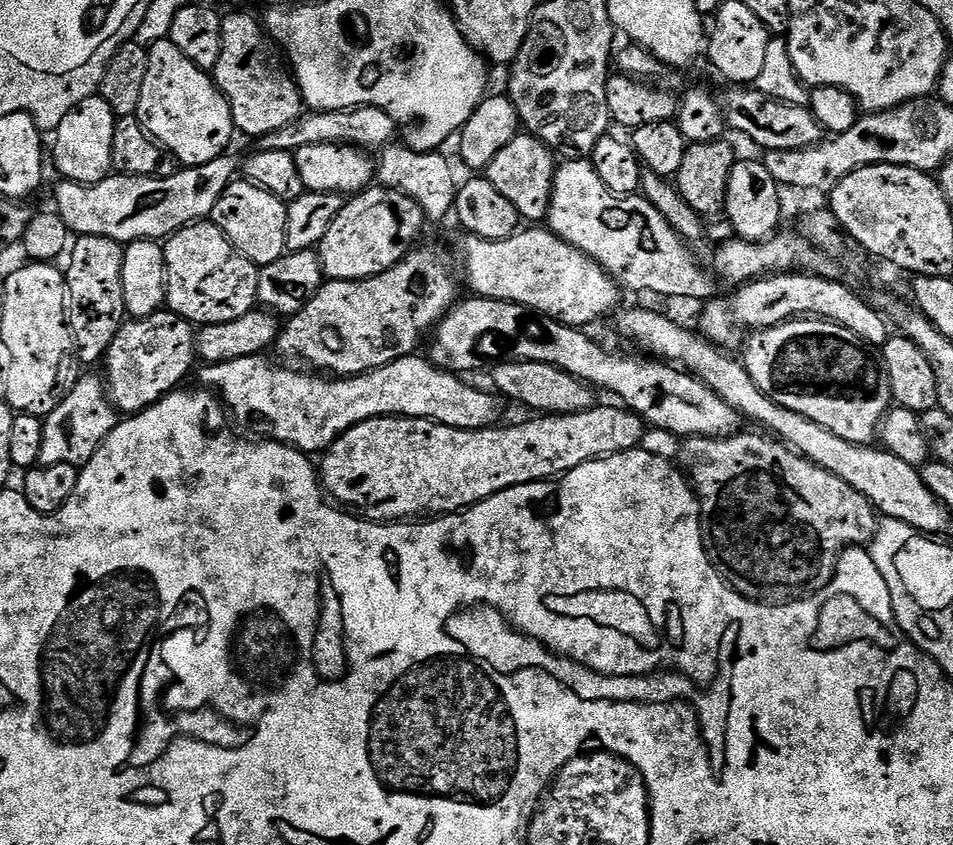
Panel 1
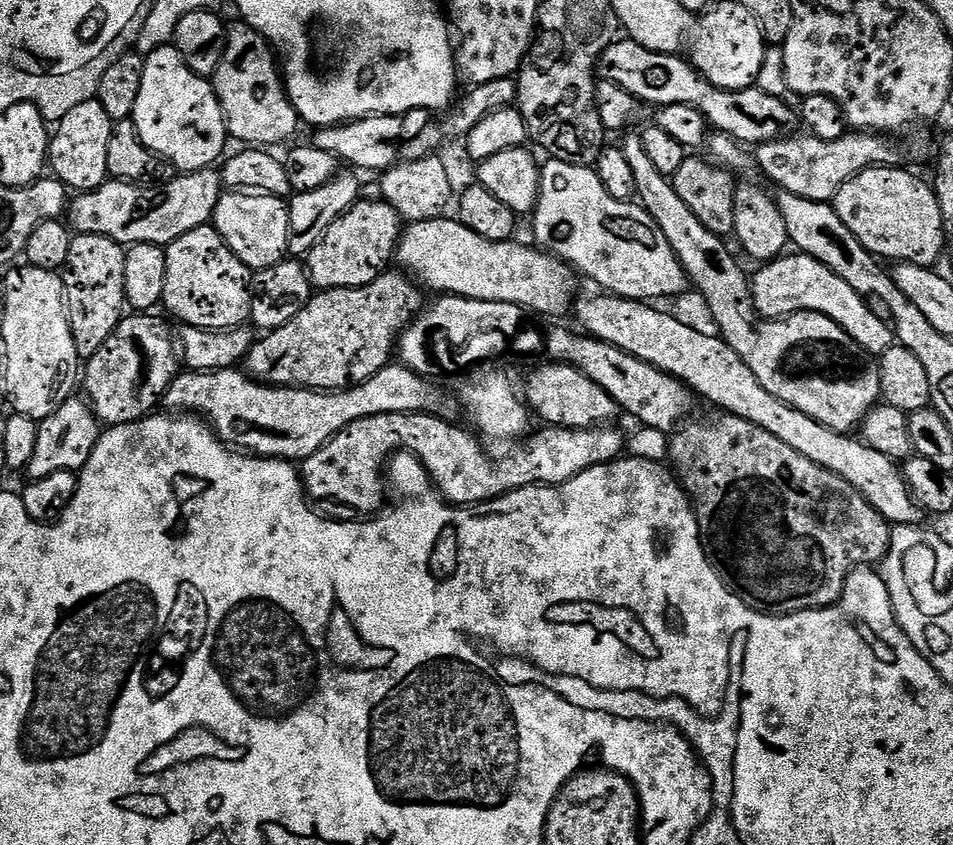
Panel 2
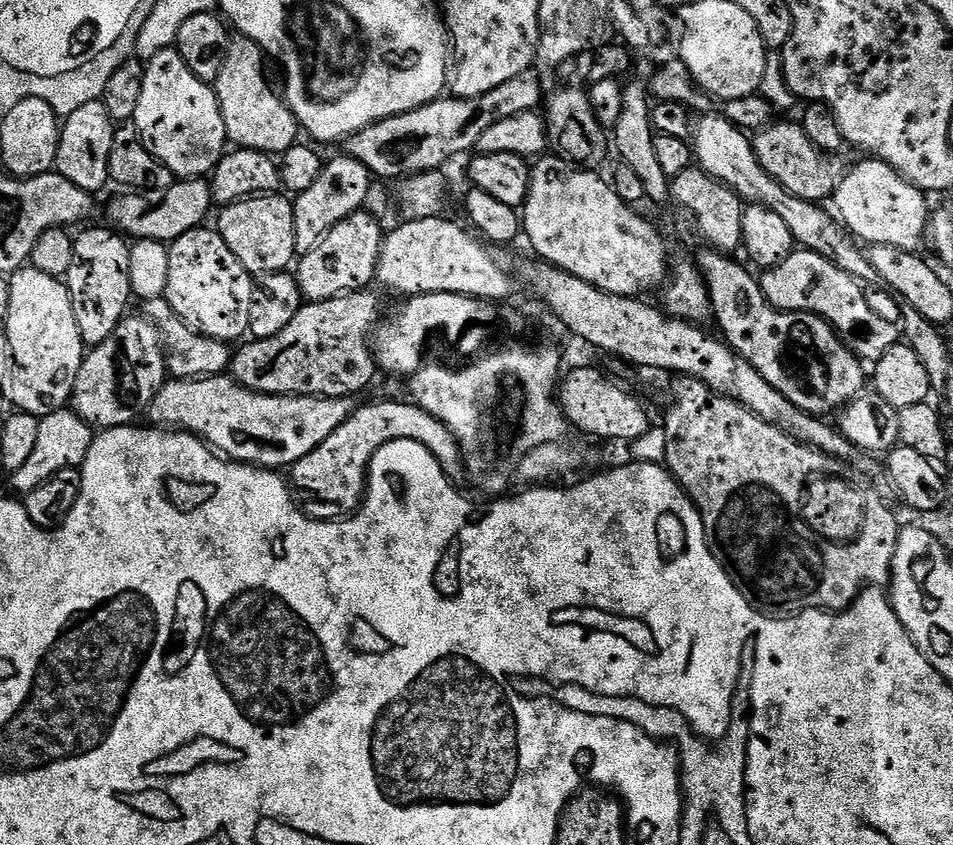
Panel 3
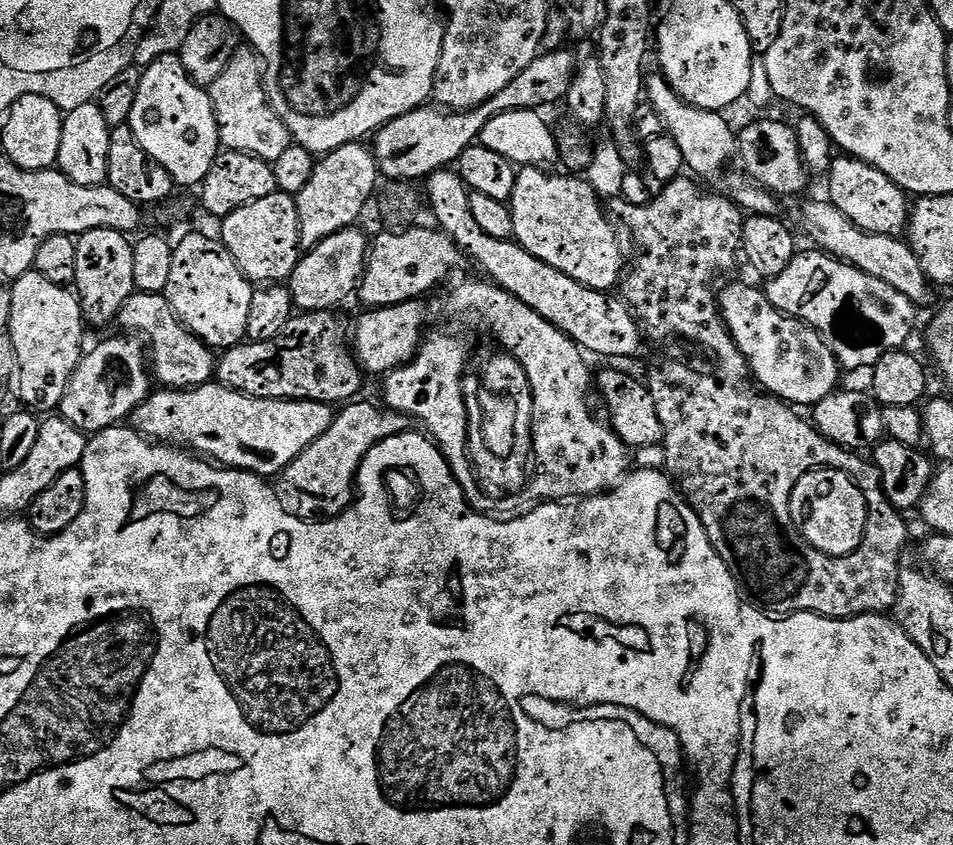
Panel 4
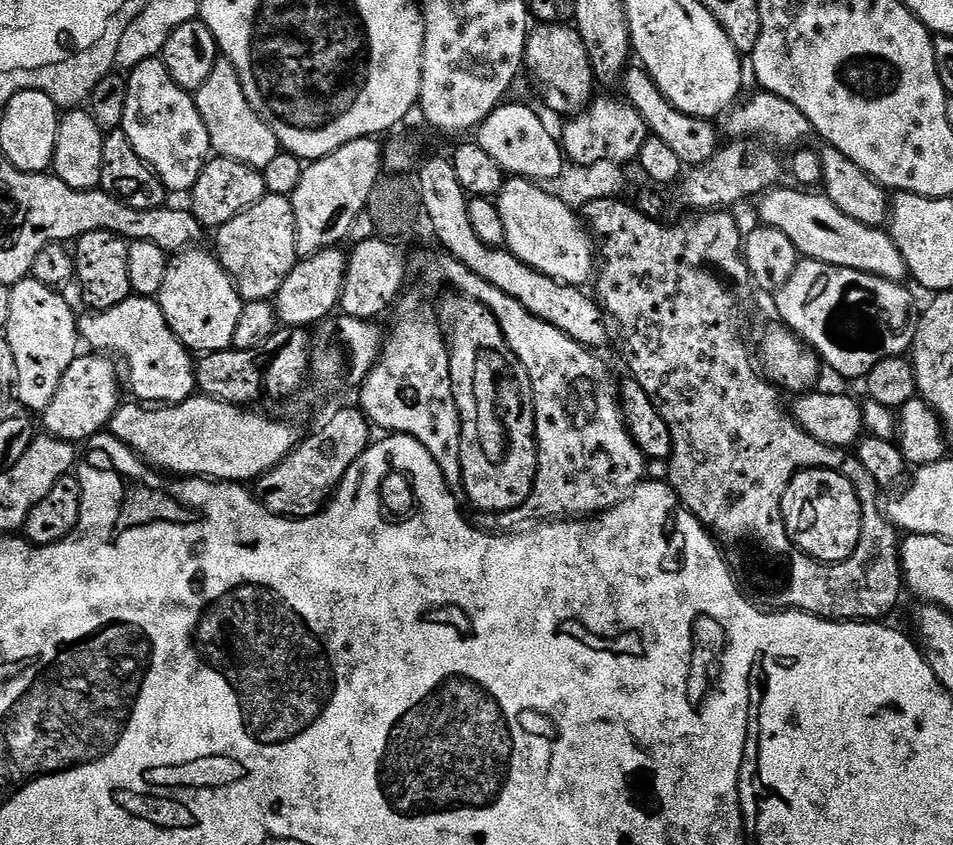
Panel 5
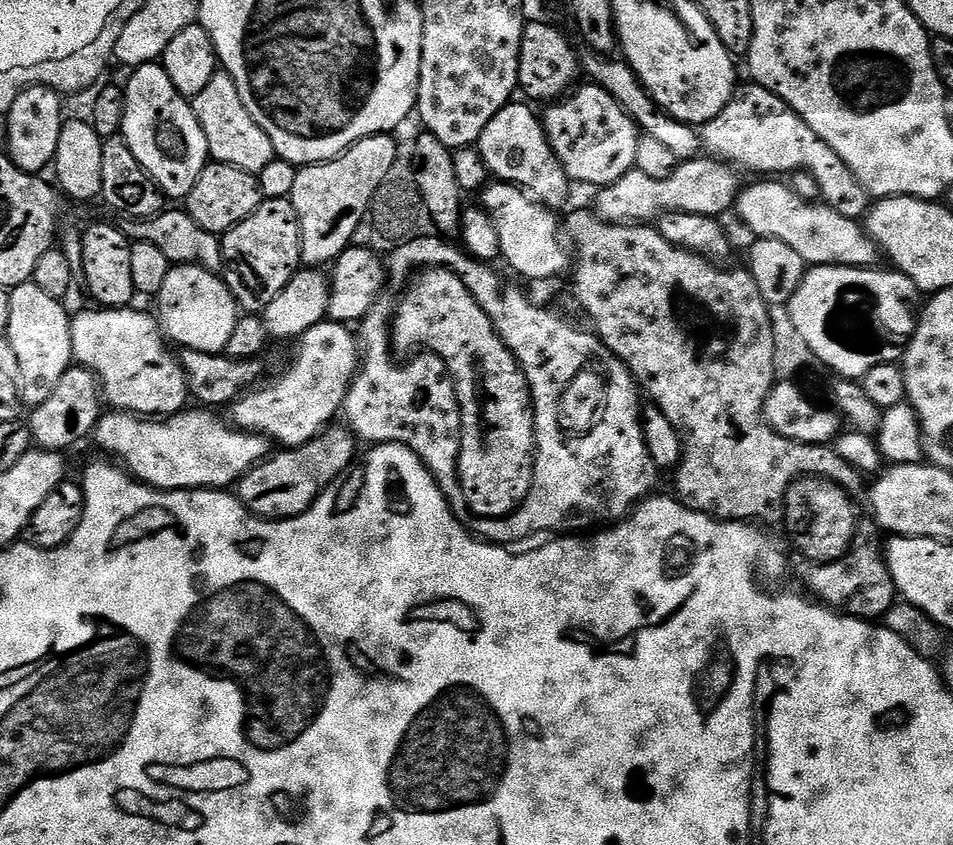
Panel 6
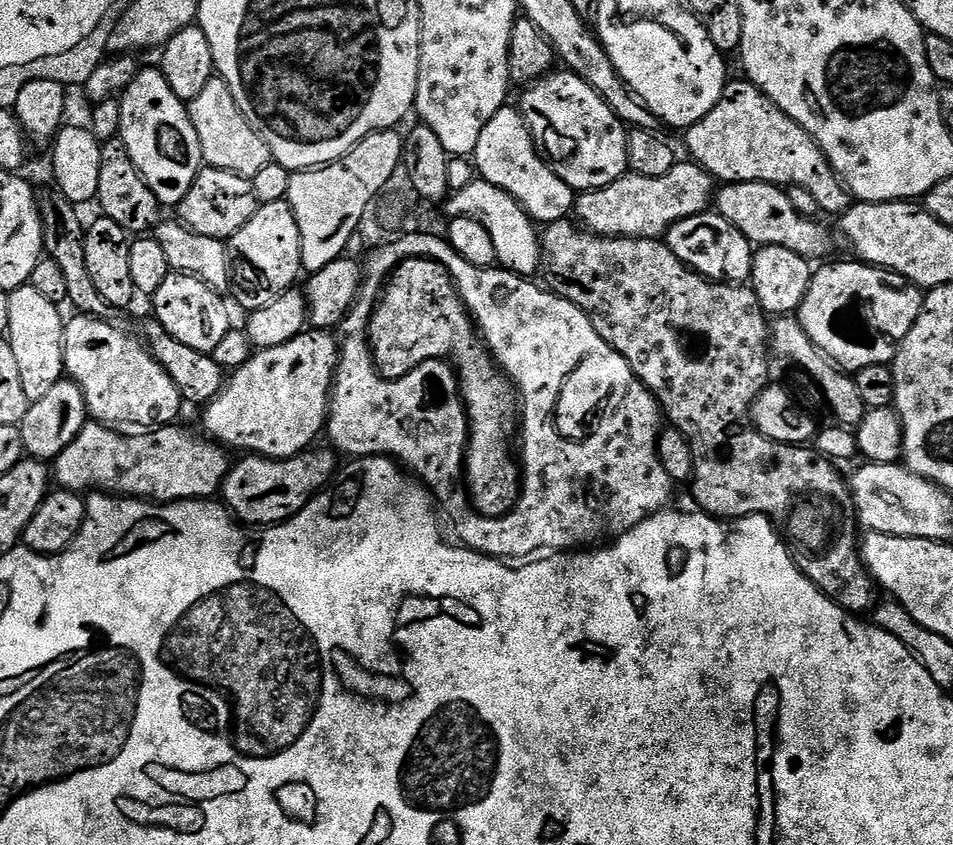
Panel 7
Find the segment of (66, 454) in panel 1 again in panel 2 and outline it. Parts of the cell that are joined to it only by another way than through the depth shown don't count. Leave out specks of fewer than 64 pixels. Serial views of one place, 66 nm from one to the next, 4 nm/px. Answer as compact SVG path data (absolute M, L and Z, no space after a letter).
M84 398L67 400L38 425L34 454L26 469L29 481L46 478L46 474L54 474L58 470L79 473L86 466L102 431L101 421L96 419L91 403Z

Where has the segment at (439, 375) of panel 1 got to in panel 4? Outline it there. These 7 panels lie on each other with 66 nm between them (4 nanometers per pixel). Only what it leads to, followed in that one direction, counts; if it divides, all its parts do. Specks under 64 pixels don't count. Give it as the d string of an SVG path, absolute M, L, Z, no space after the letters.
M219 382L199 384L196 388L161 387L156 391L132 411L130 427L133 431L157 444L191 450L217 465L241 472L255 472L265 478L279 476L281 470L290 466L290 462L310 446L310 442L322 438L322 434L330 430L334 415L331 404L319 404L313 400L259 400Z

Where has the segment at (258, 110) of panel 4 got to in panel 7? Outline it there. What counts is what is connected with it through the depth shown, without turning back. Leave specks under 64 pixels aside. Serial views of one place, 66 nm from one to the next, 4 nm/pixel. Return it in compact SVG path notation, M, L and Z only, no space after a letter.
M214 78L206 82L198 98L187 101L187 105L190 122L194 122L194 130L198 130L198 142L202 146L207 167L230 170L239 176L251 178L262 170L262 166L273 163L271 150L258 130L250 126L242 110L238 110L238 102L234 102L234 94L230 94L230 86L224 80Z

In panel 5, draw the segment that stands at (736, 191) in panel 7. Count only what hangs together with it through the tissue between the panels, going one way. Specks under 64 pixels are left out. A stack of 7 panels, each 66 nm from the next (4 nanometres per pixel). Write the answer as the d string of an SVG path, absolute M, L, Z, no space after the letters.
M777 186L759 197L759 223L765 228L782 230L782 234L794 242L801 257L835 268L858 270L883 280L904 282L909 279L906 258L883 227L871 228L842 214L842 210L838 210L838 206L834 206L834 202L830 202L830 198L819 191L801 190L796 186L784 187Z

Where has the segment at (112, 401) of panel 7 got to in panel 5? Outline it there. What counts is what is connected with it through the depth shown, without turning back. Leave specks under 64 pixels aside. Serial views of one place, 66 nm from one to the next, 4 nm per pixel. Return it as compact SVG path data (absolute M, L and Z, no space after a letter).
M135 294L128 296L122 302L118 302L118 306L110 306L109 308L102 308L99 310L88 310L85 311L85 316L81 315L78 320L78 336L81 341L84 340L89 344L89 349L95 350L100 354L111 354L113 357L121 356L124 359L124 364L128 367L128 376L126 372L126 384L132 387L132 392L137 401L143 402L149 406L163 406L166 404L177 404L182 402L186 398L197 395L198 389L196 386L196 366L197 361L194 359L193 353L179 338L174 334L174 330L170 330L170 326L166 322L166 314L162 314L162 306L160 305L159 299L150 296L137 296Z

